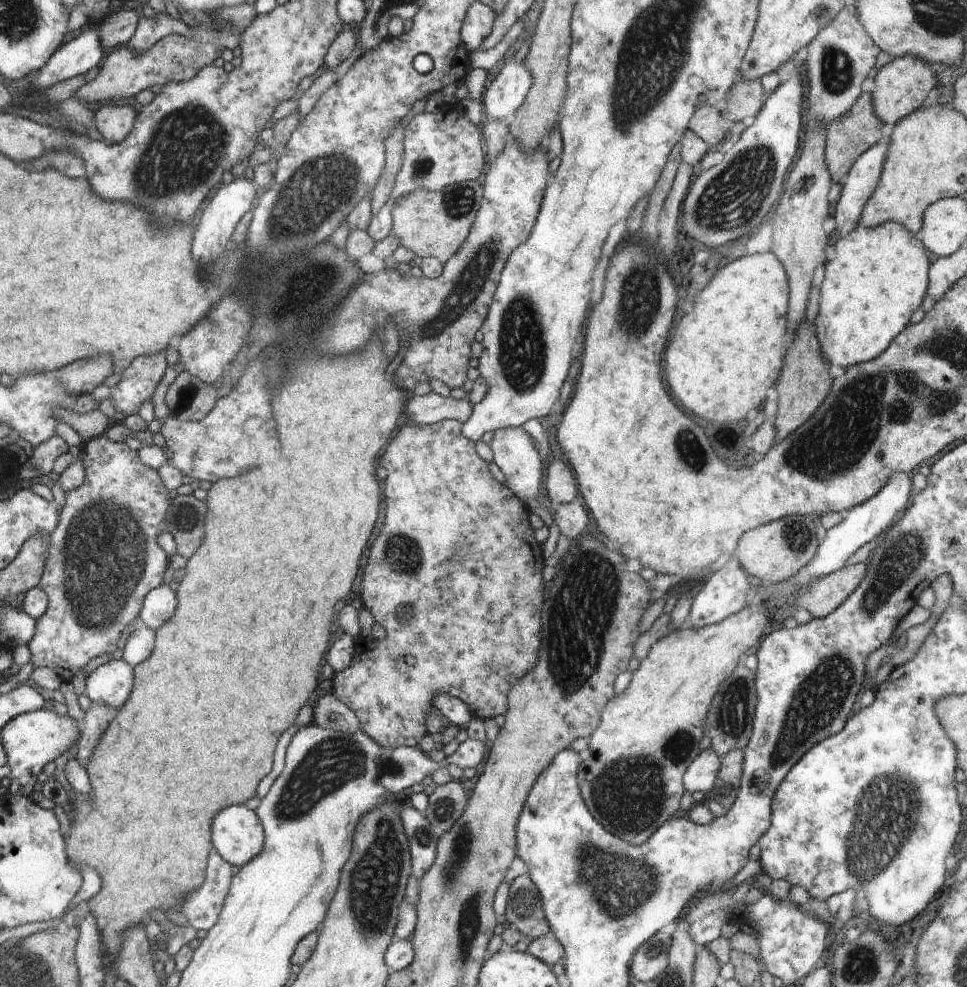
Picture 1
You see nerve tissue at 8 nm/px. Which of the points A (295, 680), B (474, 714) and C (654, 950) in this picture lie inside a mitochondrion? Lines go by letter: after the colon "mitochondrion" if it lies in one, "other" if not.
A: other
B: other
C: mitochondrion

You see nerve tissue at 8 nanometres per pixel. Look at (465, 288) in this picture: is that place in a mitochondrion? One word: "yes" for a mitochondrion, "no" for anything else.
yes

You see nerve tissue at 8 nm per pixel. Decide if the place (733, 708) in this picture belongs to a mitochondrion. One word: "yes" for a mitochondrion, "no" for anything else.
yes

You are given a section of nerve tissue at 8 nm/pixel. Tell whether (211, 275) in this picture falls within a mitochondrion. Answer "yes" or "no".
yes

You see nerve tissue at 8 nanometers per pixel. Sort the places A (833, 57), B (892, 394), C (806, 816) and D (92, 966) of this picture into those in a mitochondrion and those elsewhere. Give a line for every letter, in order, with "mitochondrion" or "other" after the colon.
A: mitochondrion
B: mitochondrion
C: other
D: other

